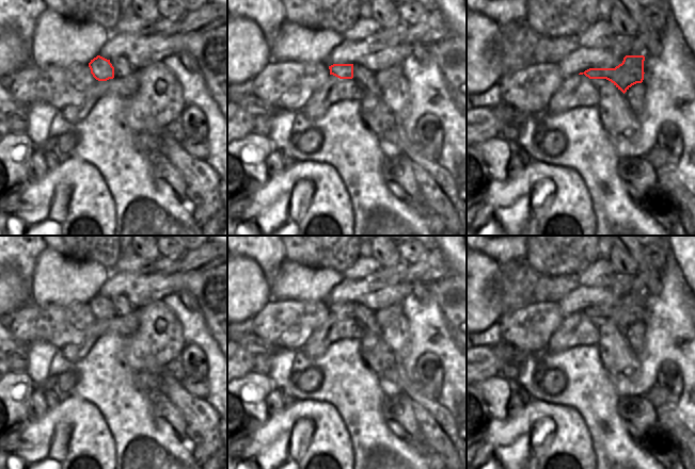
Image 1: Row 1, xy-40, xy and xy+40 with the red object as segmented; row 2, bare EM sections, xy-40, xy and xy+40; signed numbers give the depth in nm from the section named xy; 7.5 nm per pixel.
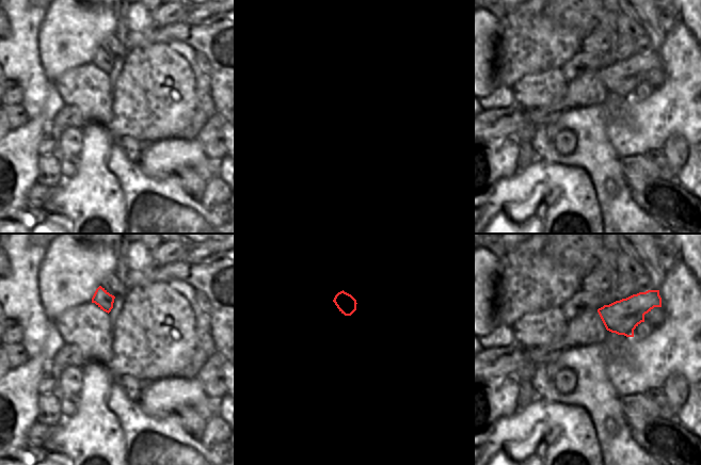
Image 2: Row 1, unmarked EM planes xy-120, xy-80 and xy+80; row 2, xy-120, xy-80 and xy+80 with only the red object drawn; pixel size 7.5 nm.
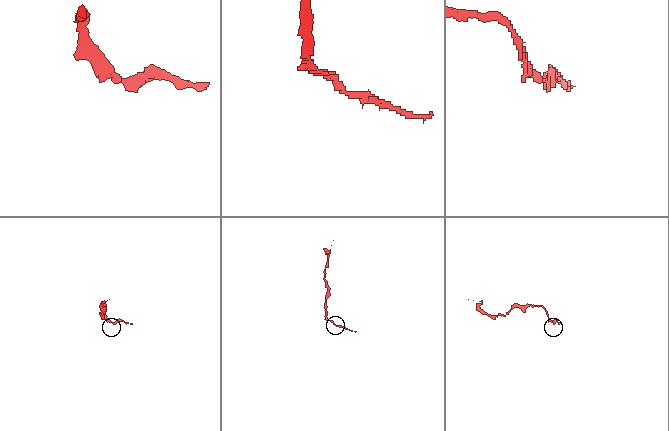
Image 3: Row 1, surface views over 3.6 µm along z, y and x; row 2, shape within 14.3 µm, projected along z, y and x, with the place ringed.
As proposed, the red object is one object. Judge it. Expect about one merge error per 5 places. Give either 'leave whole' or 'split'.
leave whole

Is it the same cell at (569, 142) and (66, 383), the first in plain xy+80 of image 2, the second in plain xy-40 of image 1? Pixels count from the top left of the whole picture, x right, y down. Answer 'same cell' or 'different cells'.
same cell

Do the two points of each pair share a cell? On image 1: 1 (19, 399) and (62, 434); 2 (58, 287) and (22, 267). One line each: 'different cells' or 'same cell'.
1: different cells
2: different cells

